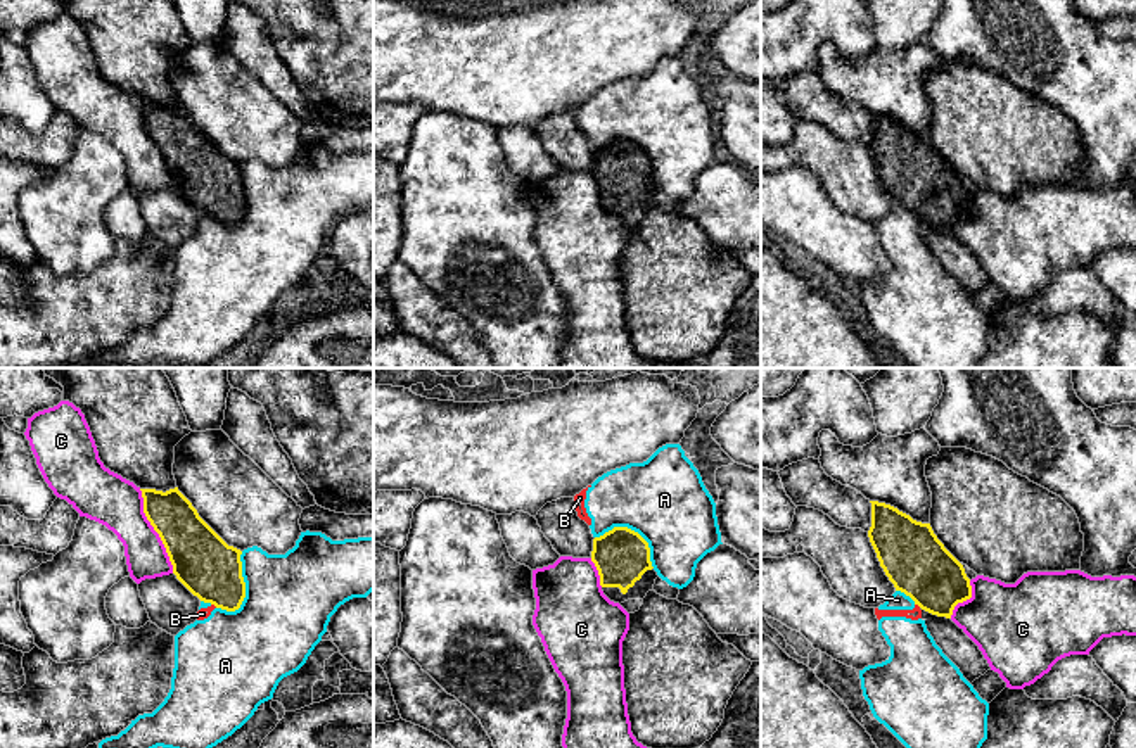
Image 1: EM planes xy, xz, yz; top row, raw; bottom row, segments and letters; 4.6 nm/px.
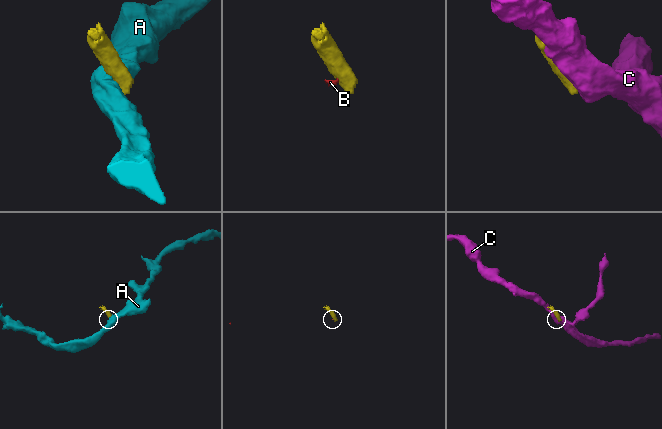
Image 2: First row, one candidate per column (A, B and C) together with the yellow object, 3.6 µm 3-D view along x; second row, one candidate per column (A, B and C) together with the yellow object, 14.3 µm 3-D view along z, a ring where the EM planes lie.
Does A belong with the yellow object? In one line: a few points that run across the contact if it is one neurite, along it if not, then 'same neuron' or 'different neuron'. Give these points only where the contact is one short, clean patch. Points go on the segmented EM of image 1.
different neuron

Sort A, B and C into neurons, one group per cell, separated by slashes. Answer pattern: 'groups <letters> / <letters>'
groups A B / C

